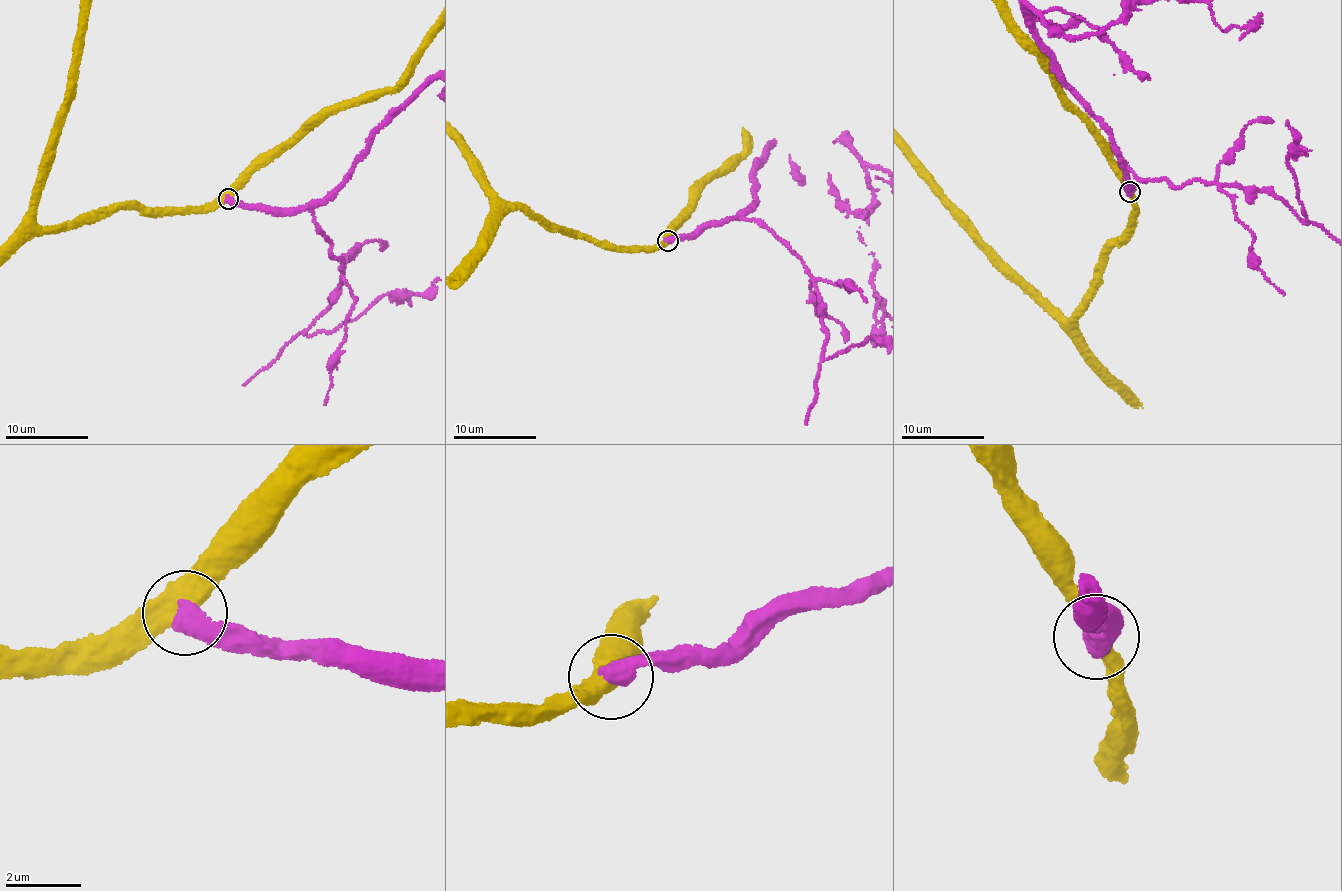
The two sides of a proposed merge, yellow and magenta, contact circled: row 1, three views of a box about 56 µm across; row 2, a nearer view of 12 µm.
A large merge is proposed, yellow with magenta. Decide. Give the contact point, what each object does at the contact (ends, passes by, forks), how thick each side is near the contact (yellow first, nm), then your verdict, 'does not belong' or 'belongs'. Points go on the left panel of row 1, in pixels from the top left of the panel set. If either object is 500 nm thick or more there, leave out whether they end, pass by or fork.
place (228, 199); calibres 480 and 550 nm; does not belong

